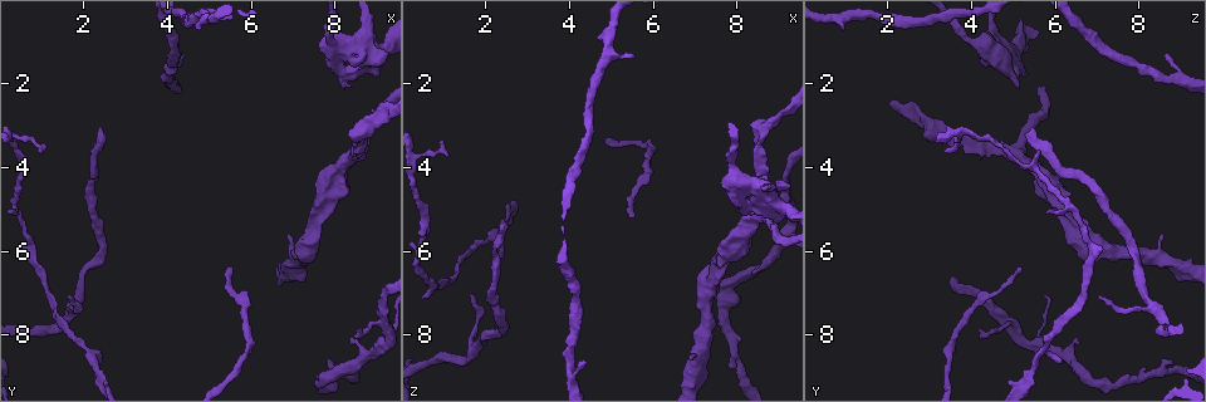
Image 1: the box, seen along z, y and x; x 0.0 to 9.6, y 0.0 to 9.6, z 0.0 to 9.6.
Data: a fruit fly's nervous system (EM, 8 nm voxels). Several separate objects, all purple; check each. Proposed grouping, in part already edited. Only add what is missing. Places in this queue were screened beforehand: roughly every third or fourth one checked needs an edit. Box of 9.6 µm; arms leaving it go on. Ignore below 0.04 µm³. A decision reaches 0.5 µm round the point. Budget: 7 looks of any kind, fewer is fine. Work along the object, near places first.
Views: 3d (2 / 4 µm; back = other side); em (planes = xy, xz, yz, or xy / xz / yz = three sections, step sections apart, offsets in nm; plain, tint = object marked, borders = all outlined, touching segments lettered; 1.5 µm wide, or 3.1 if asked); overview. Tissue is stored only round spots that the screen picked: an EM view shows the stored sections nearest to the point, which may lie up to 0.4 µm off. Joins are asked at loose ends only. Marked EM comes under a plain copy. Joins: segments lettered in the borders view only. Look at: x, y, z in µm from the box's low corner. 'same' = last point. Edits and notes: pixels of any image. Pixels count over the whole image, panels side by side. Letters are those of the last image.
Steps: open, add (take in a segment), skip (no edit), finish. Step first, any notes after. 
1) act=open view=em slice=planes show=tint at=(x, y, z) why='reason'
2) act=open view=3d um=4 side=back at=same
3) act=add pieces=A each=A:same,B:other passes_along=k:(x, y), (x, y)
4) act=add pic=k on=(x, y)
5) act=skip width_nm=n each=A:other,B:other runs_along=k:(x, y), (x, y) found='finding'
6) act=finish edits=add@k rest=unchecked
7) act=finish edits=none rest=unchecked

act=open view=em slice=planes show=borders at=(9.05, 1.80, 5.30) why='thick end'

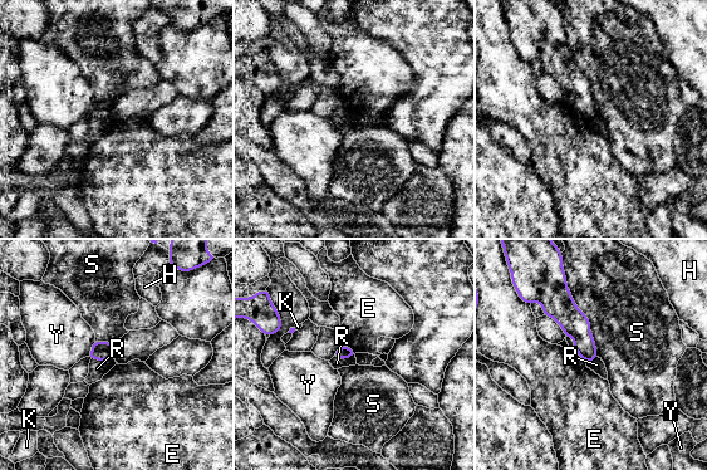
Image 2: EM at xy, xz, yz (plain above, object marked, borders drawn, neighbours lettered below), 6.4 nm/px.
act=skip each=E:other,H:other,K:other,R:other,S:other,Y:other border=2:(112, 357), (91, 360) found='no lettered segment goes on from it'

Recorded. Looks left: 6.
act=open view=3d um=4 at=(8.65, 7.85, 4.10) why='an open end'

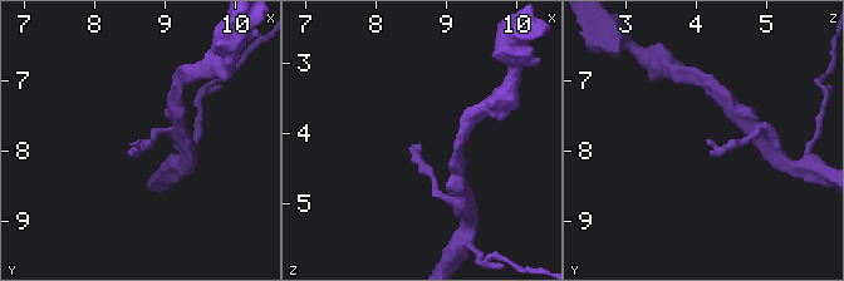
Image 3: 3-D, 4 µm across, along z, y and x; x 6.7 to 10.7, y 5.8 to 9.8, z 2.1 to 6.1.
act=open view=em slice=xy step=4 show=tint at=(8.65, 7.85, 4.15) why='now the EM'

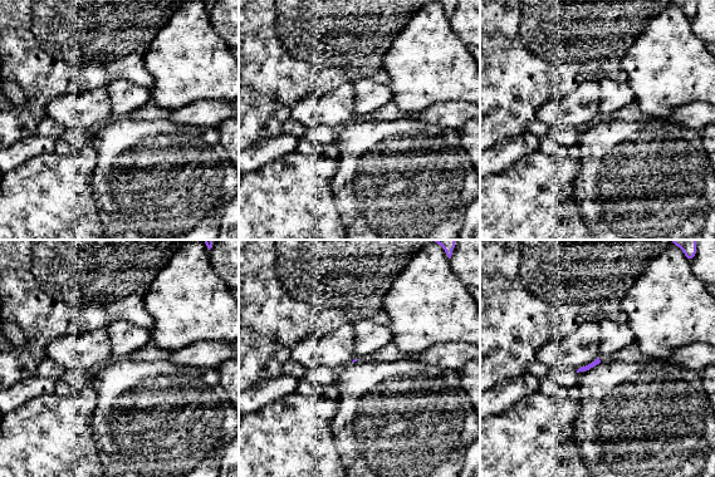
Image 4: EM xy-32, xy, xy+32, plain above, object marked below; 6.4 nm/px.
act=open view=em slice=planes show=borders at=same

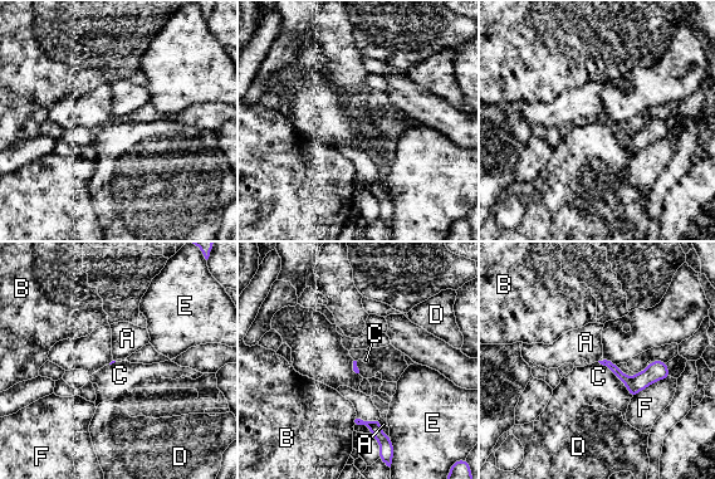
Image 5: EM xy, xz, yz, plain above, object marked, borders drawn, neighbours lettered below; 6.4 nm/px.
act=skip each=A:other,B:other,C:other,D:other,E:other,F:other border=5:(598, 361), (625, 385), (632, 396) found='none of them fits'

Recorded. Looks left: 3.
act=open view=em slice=xz step=8 show=borders at=(2.35, 3.00, 5.40) why='end of a long branch'

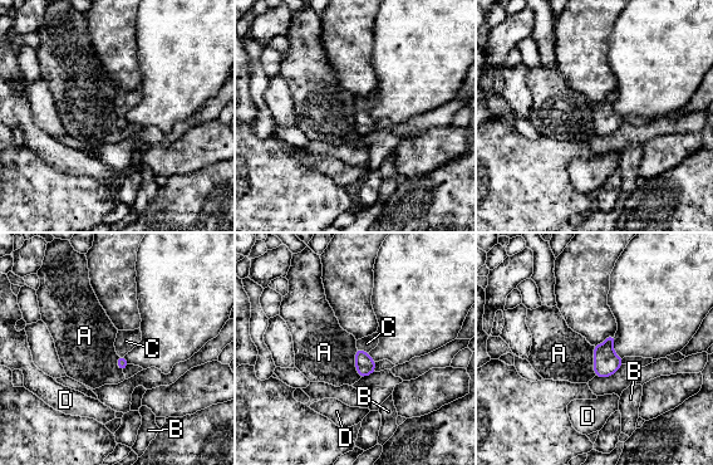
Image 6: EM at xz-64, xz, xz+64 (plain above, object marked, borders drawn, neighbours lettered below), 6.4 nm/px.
act=add pic=6 on=(367, 343) longest_contact=A:190nm each=A:other,B:other,C:same,D:other passes_along=6:(364, 363), (363, 351), (367, 343) found='the cell continues'

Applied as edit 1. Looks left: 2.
act=finish edits=add@6 rest=unchecked

